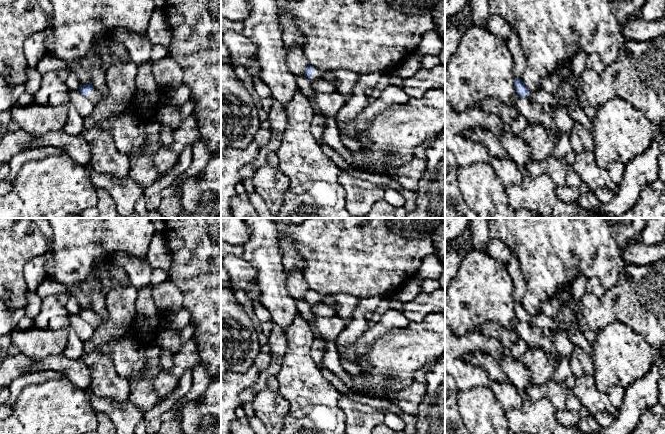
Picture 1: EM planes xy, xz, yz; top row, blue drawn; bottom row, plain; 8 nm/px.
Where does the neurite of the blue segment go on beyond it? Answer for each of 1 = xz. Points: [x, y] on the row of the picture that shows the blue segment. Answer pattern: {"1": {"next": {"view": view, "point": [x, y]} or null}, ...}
{"1": {"next": {"view": "xz", "point": [317, 74]}}}

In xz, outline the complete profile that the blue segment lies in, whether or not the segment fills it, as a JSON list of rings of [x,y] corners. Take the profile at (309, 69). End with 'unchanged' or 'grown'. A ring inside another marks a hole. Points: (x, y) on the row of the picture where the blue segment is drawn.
[[[308,65],[305,69],[304,75],[311,81],[323,79],[323,72]]] | grown

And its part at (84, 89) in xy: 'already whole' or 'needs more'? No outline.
needs more

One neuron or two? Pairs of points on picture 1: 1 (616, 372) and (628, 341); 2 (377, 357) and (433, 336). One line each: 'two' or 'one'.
1: one
2: one

